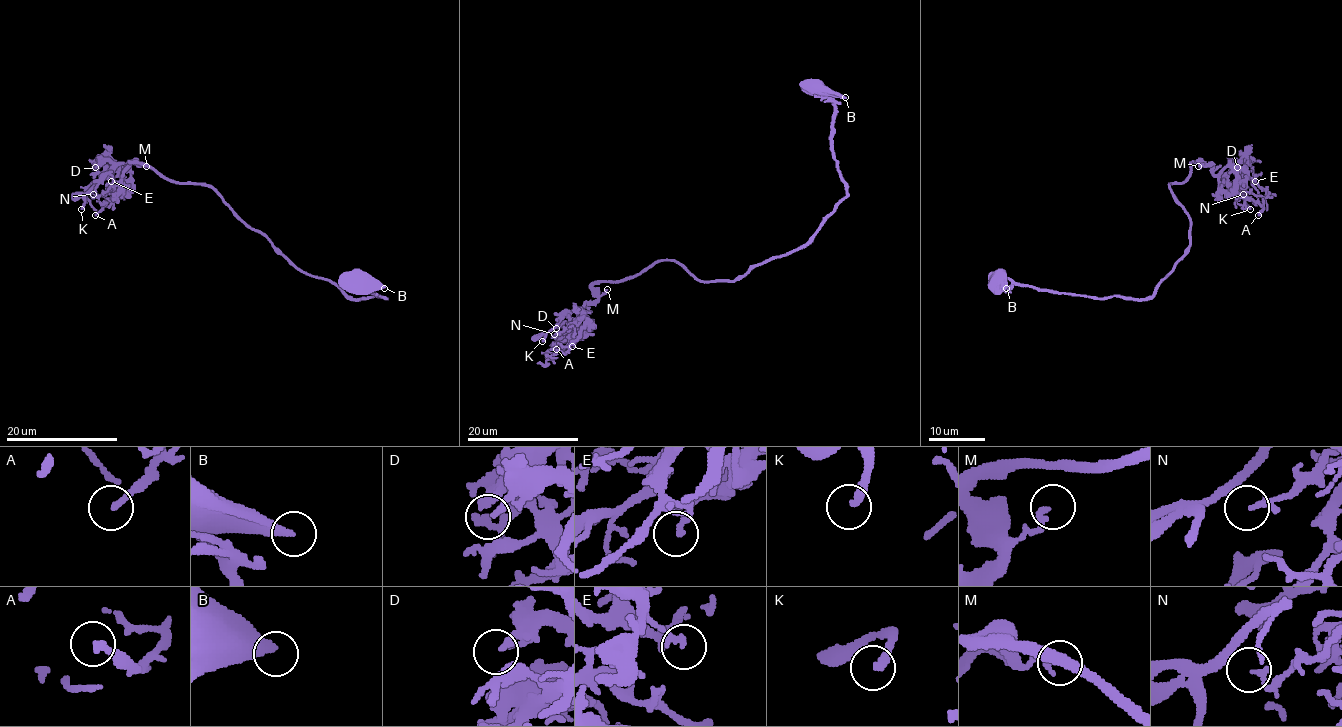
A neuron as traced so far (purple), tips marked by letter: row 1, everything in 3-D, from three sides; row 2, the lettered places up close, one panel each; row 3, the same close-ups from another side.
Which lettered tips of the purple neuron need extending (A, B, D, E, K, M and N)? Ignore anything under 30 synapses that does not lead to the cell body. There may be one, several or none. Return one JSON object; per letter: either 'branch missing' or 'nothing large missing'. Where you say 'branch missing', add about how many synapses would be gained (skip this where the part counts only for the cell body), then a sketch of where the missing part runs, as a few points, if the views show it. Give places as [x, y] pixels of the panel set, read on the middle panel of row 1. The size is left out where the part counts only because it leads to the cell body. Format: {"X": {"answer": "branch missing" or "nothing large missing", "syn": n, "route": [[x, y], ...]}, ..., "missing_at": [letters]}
{"A": {"answer": "nothing large missing"}, "B": {"answer": "nothing large missing"}, "D": {"answer": "nothing large missing"}, "E": {"answer": "nothing large missing"}, "K": {"answer": "branch missing", "syn": 120, "route": [[542, 341], [539, 365], [529, 374], [516, 379], [508, 390], [507, 383], [518, 380], [526, 388], [528, 402]]}, "M": {"answer": "nothing large missing"}, "N": {"answer": "nothing large missing"}, "missing_at": ["K"]}

